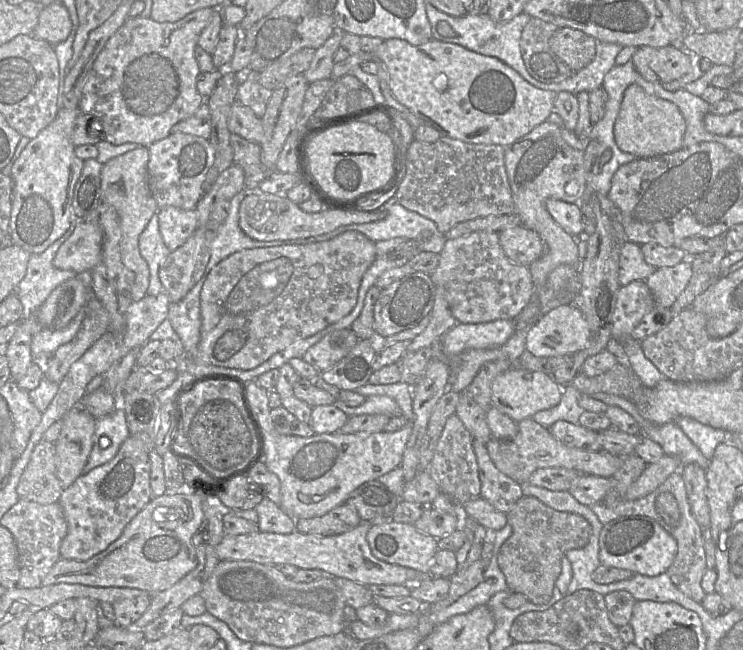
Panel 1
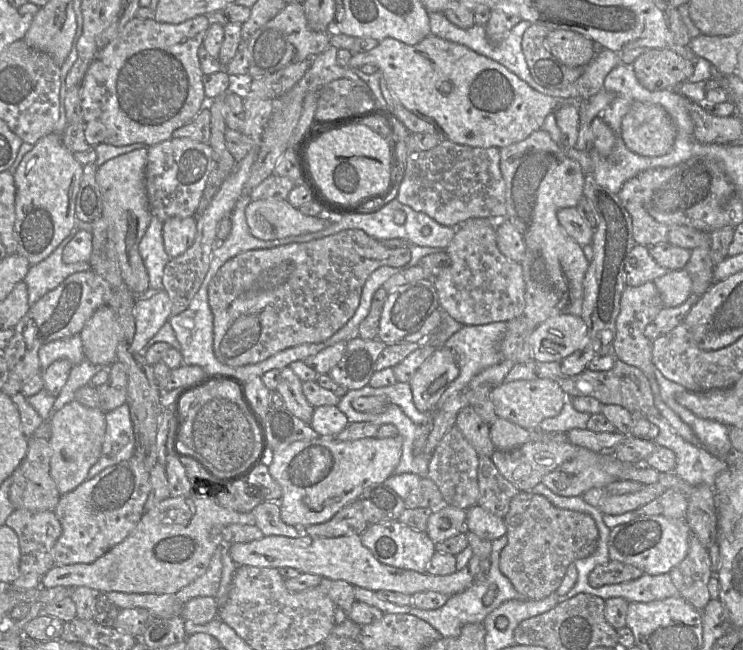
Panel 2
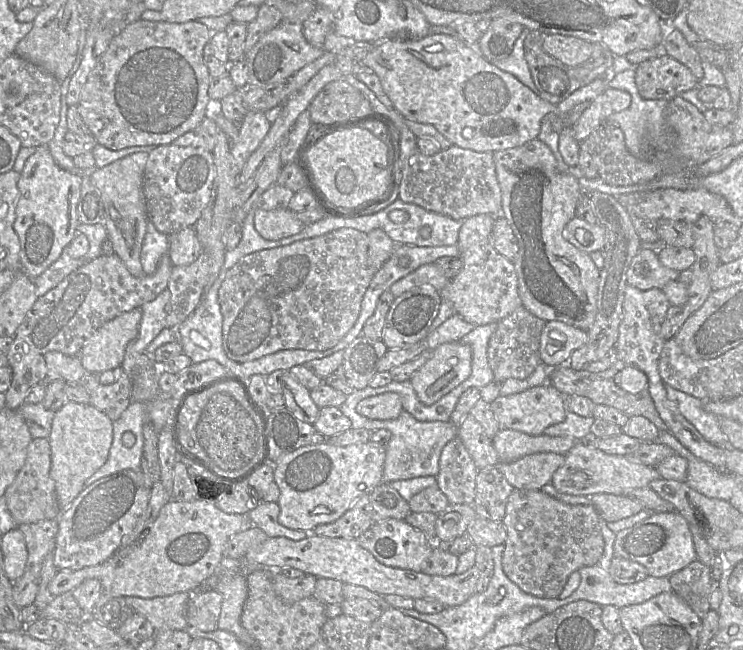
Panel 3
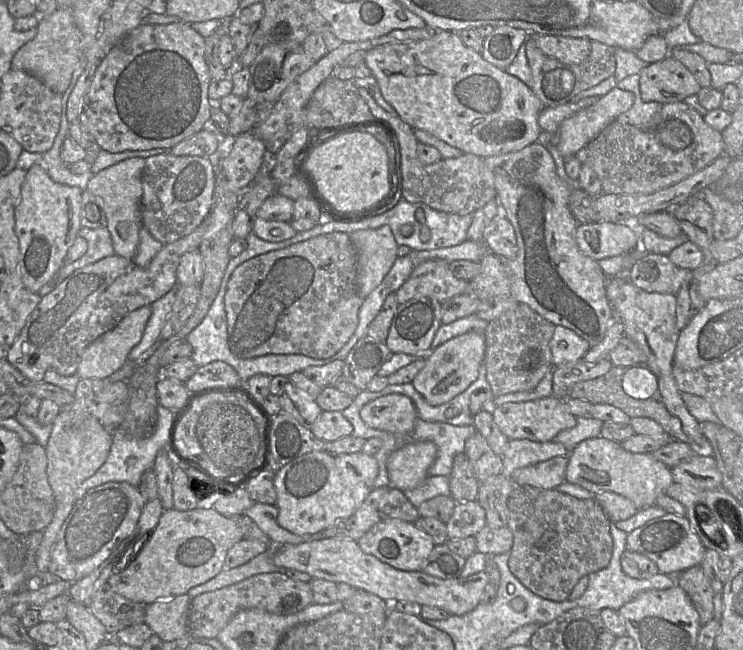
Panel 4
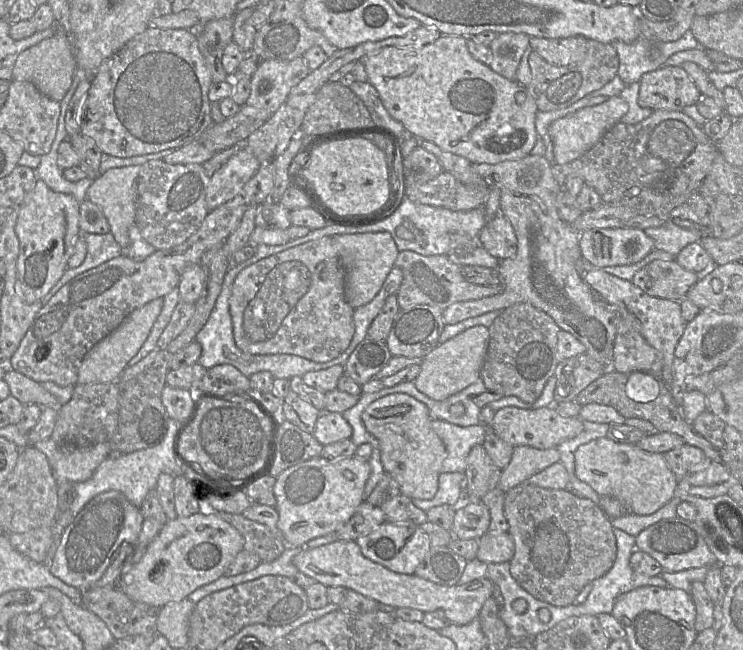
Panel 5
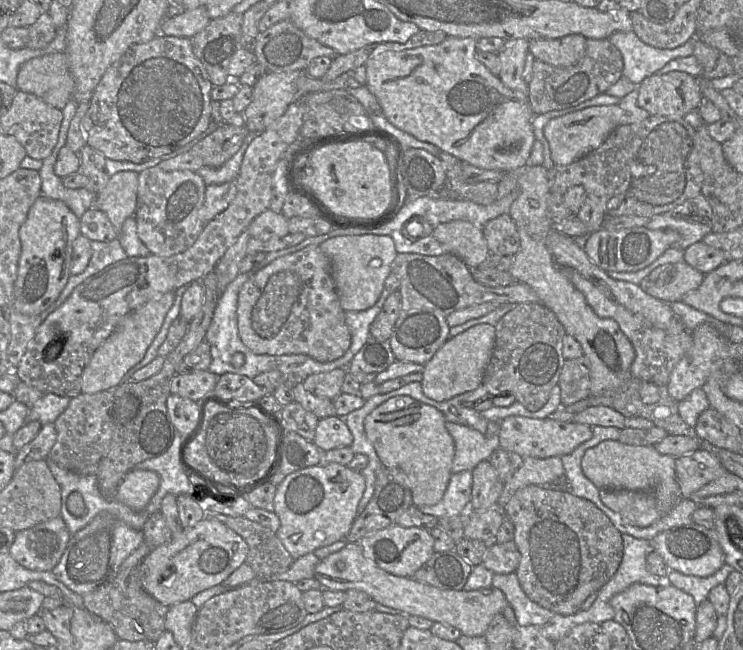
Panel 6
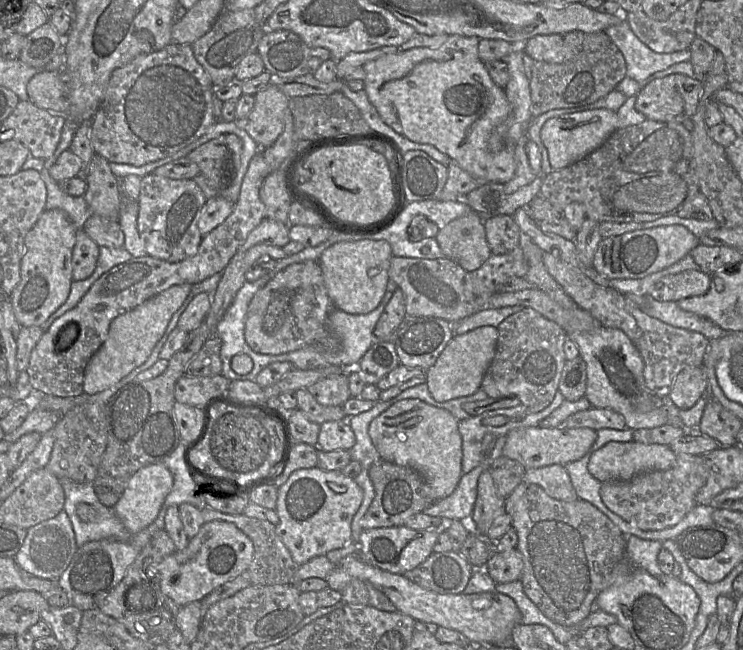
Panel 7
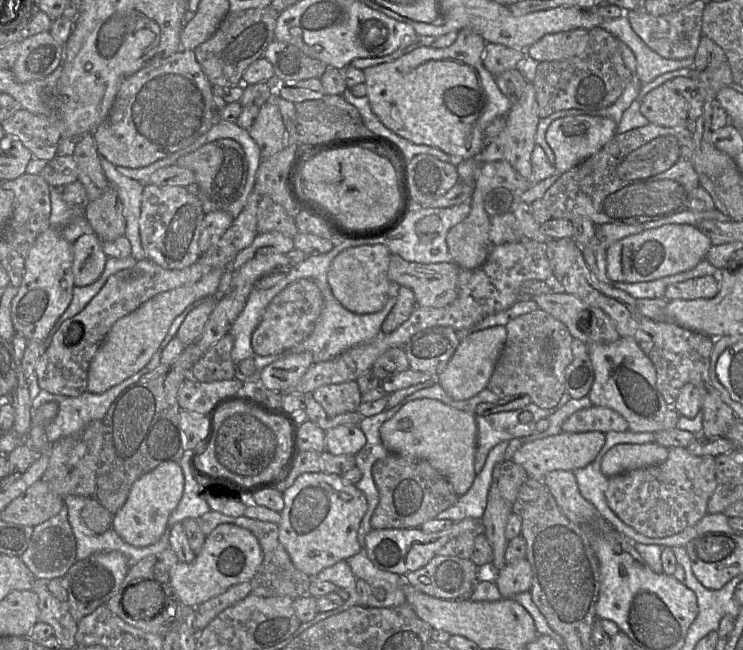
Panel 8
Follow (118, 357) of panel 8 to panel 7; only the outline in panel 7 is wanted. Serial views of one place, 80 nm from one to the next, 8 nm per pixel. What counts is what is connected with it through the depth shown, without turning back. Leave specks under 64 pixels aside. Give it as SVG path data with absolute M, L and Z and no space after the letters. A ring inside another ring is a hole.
M192 284L174 285L111 322L105 341L86 365L83 380L85 394L94 395L107 390L148 359L172 315L189 296L191 286Z

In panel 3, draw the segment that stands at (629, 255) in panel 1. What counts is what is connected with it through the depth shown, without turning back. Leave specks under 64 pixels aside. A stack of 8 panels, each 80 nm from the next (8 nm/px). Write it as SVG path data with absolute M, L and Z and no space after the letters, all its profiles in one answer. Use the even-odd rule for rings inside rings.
M641 247L628 268L628 285L641 290L662 289L668 282L679 279L680 272L664 266L657 254Z

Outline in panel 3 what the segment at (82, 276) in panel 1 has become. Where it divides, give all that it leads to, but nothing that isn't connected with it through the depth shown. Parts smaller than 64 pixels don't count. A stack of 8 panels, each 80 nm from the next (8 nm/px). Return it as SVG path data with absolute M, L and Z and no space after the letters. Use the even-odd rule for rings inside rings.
M68 245L63 249L59 258L52 263L42 274L33 279L35 292L38 297L43 296L49 290L56 287L68 274L83 266L86 262L84 259L73 259L68 255Z

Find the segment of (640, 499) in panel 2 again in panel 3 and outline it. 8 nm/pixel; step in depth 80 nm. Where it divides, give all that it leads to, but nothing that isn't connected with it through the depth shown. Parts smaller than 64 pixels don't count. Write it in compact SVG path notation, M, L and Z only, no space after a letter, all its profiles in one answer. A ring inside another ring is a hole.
M601 493L588 497L607 523L633 516L645 508L641 503L625 495Z

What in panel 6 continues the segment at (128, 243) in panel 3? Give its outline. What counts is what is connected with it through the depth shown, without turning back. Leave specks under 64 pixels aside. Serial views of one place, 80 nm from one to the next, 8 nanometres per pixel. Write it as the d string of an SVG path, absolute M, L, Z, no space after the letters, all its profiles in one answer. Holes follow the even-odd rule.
M121 171L111 175L106 187L95 196L94 206L107 215L118 233L123 222L135 214L138 174Z

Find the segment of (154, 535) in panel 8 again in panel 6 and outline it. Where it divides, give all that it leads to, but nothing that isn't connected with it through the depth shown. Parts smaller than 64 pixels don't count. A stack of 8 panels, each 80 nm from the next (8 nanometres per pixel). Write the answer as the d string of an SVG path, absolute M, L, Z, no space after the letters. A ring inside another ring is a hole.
M133 469L119 485L115 499L134 511L143 511L157 492L159 484L160 477L155 471Z

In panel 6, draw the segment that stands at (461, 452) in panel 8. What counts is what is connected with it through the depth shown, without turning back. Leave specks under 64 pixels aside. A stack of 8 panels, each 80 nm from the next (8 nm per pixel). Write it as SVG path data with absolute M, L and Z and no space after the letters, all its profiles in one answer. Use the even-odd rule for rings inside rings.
M409 396L393 397L379 405L365 418L364 429L382 465L400 469L407 475L415 506L435 505L443 498L452 476L455 444L446 429L446 419L438 409Z

